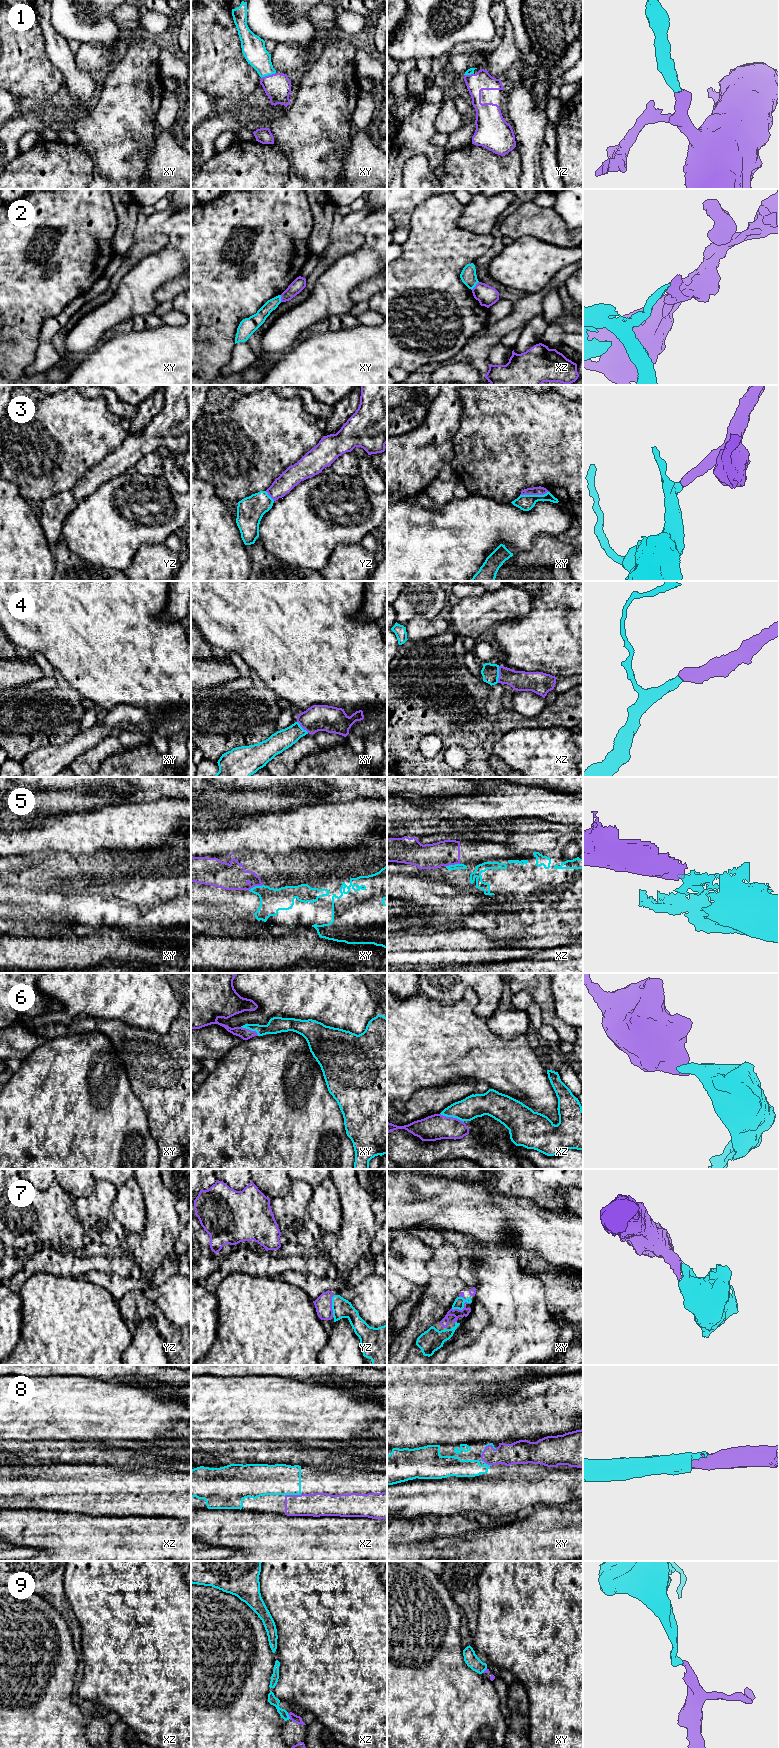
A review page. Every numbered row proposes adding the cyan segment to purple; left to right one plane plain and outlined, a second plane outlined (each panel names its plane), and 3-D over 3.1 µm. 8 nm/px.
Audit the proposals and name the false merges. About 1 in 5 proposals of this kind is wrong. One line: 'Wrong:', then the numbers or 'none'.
Wrong: 2, 5

